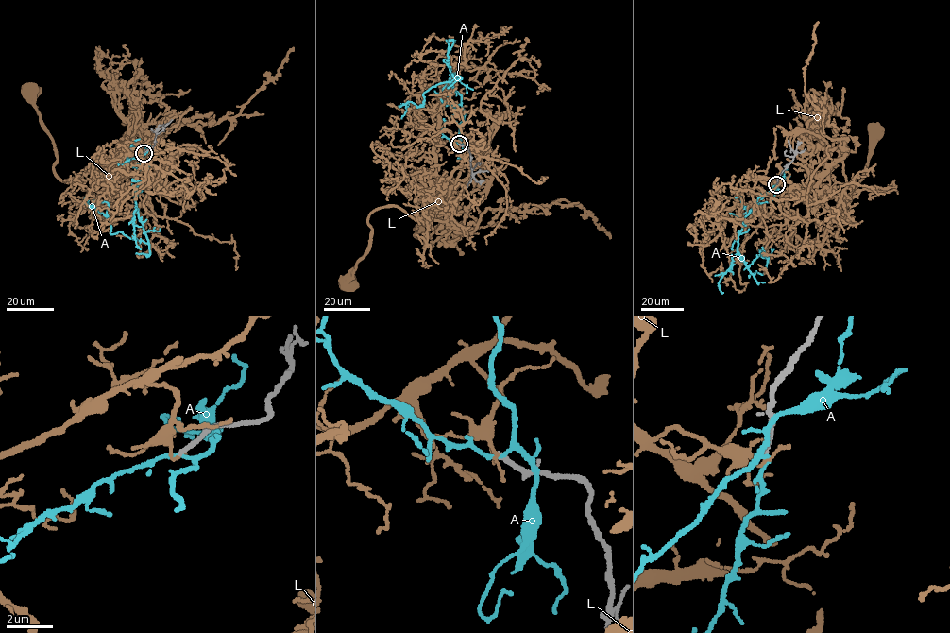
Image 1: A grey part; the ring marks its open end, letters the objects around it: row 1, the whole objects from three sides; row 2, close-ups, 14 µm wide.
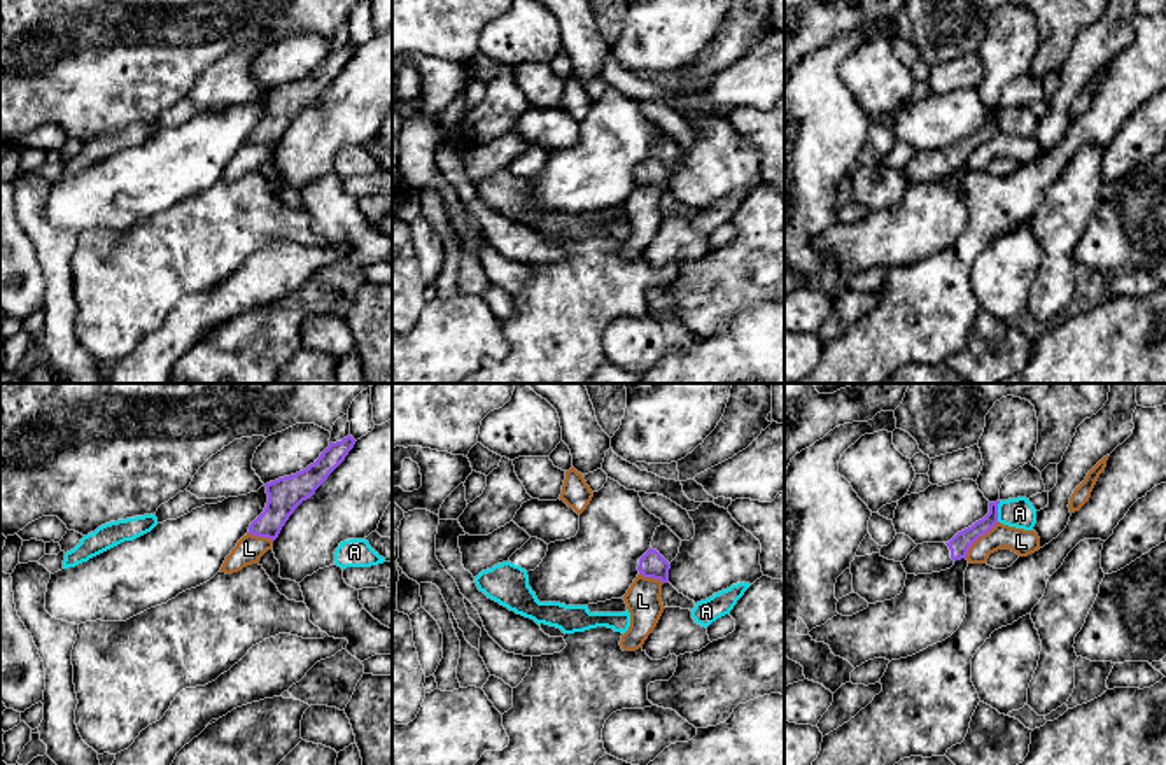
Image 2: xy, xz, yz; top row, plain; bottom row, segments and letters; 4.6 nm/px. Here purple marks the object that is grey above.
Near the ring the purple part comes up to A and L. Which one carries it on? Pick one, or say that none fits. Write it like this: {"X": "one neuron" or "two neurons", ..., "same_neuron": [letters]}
{"A": "two neurons", "L": "two neurons", "same_neuron": []}

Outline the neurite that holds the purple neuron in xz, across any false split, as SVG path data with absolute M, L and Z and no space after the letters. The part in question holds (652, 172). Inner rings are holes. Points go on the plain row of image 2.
M667 133L657 135L651 156L639 166L639 182L667 191L671 170L678 165L679 154L681 147Z

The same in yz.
M989 110L989 121L972 135L958 140L949 151L917 152L902 170L907 182L931 182L951 177L956 168L966 166L970 154L998 131L998 112Z

